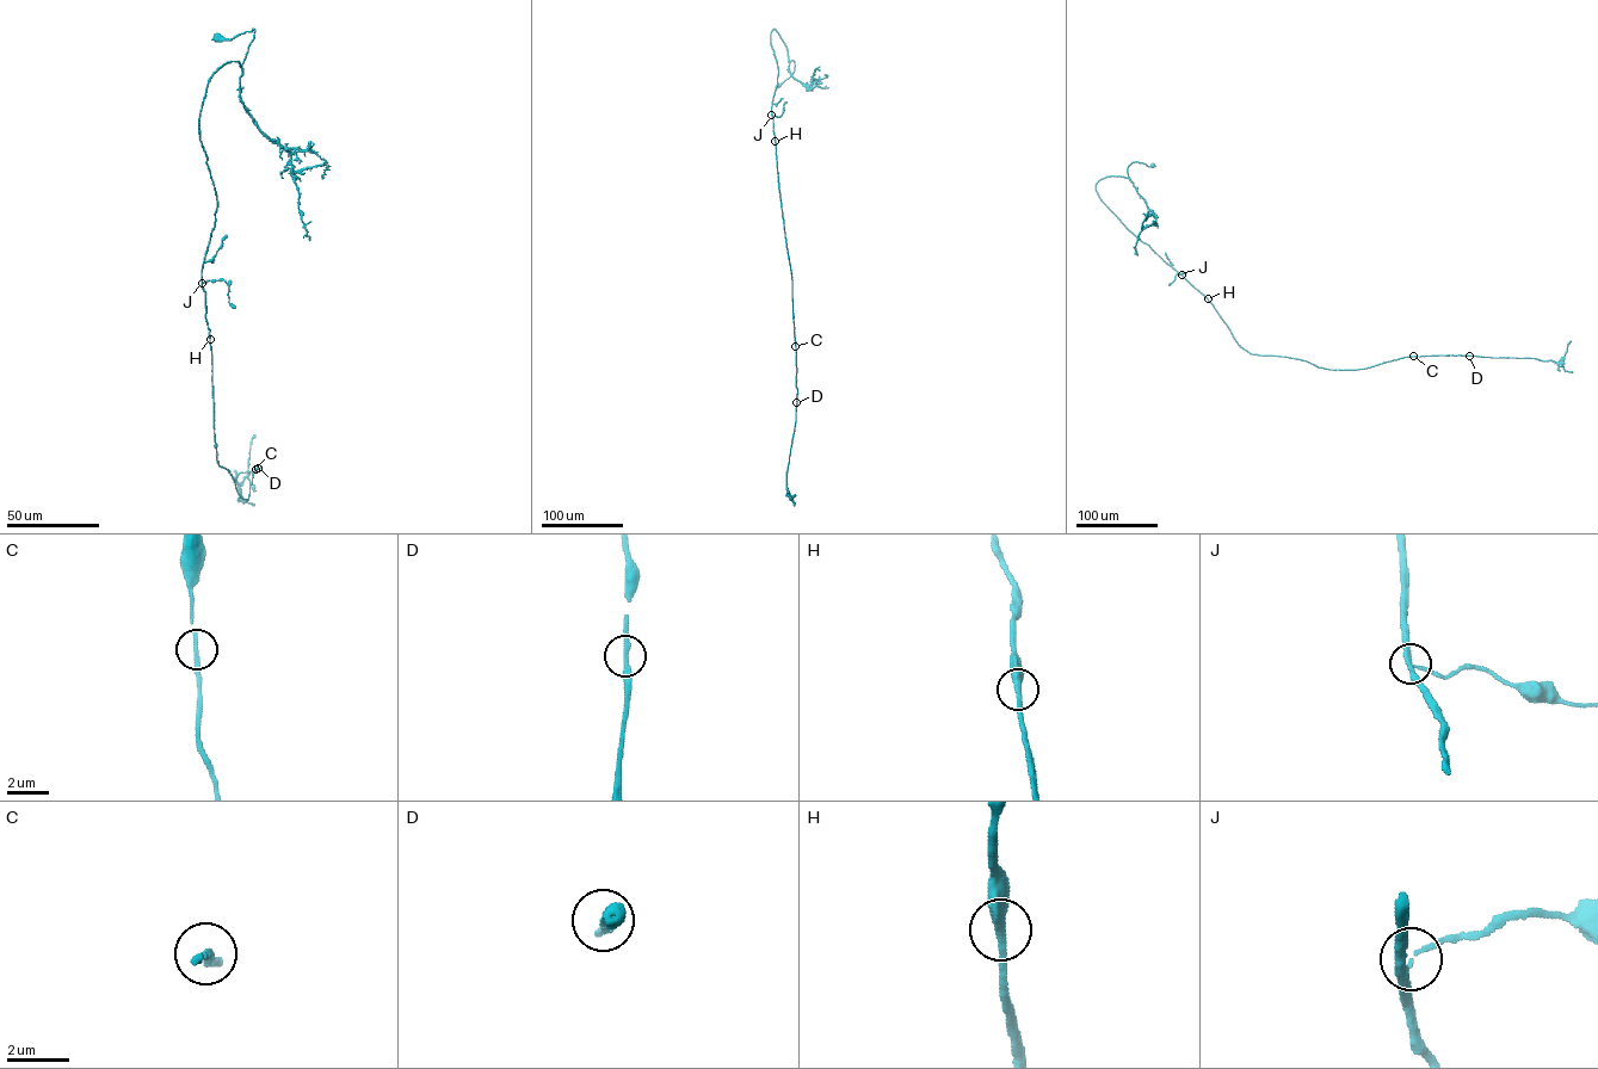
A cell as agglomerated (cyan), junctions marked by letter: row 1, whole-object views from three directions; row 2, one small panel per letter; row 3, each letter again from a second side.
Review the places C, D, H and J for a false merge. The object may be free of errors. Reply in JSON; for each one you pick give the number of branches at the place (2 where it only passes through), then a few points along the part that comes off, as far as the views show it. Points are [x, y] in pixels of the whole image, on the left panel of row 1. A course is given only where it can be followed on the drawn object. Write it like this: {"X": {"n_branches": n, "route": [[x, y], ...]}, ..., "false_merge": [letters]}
{"false_merge": []}

